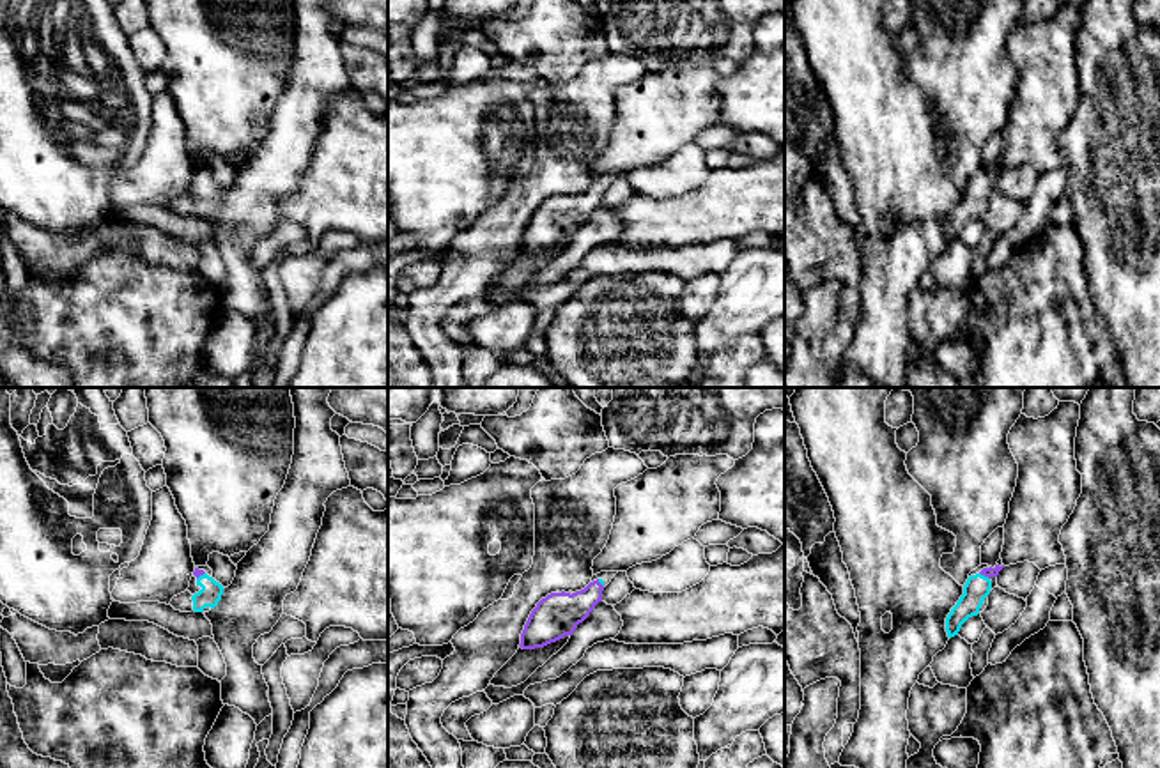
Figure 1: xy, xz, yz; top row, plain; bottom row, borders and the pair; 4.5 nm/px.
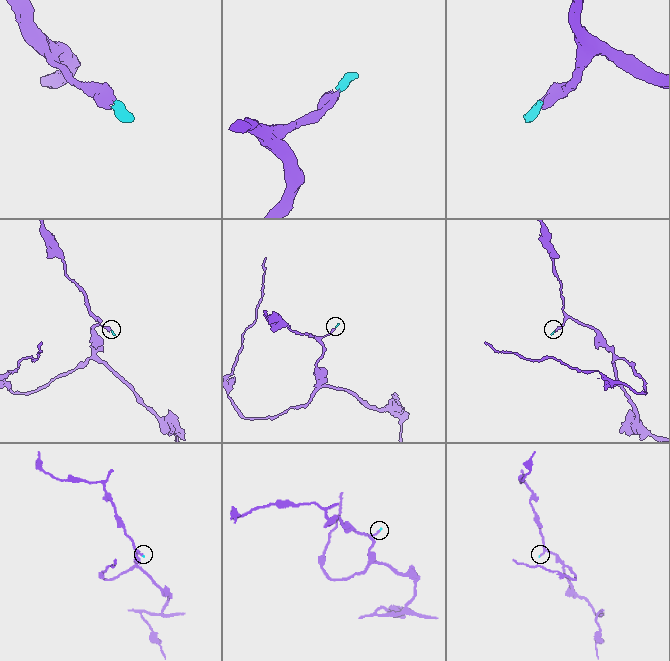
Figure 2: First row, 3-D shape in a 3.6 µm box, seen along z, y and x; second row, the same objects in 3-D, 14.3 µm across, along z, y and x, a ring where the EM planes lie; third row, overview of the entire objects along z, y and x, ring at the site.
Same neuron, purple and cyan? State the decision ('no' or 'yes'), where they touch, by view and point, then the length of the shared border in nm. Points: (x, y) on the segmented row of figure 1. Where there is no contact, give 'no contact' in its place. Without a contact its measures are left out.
yes | yz (985, 576) | 60 nm

